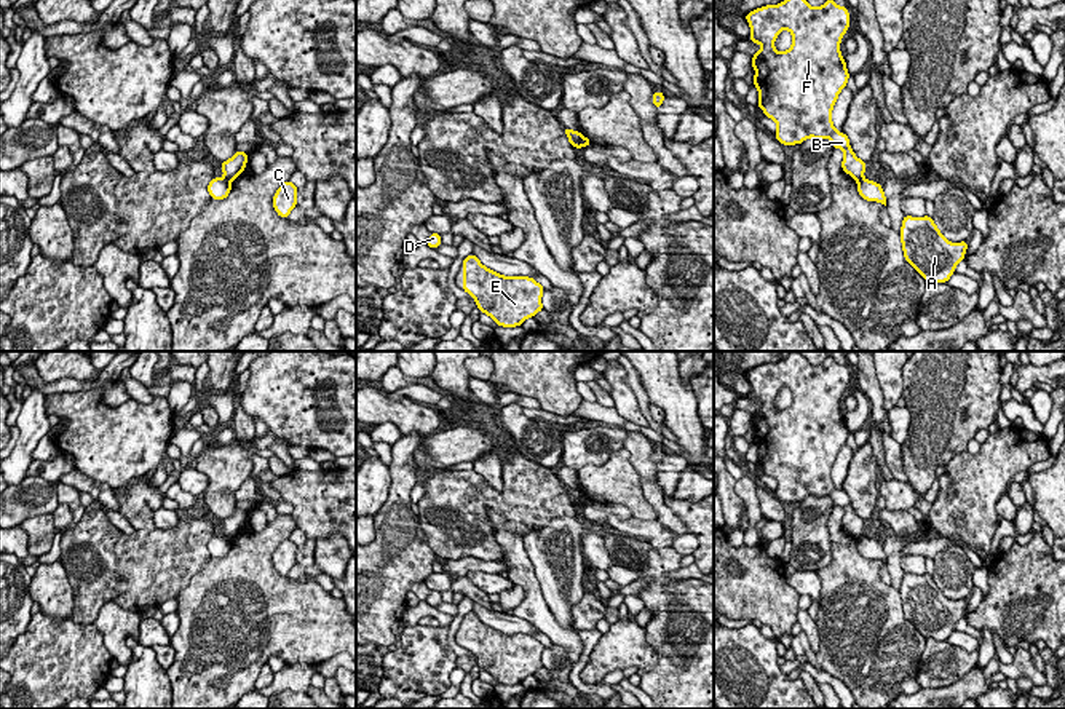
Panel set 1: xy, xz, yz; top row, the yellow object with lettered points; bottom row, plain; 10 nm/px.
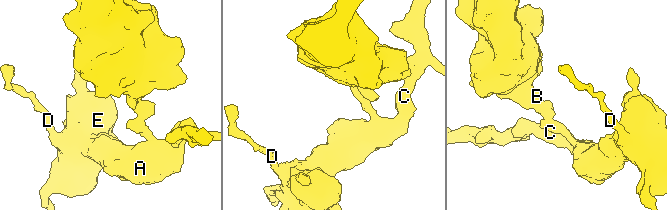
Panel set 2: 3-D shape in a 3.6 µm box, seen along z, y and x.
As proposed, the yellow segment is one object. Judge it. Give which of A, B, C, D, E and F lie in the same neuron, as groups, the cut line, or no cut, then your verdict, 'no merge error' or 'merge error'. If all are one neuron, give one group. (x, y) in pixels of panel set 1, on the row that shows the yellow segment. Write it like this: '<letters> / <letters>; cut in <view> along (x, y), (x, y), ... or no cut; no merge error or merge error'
A C D E / B F; cut in xy along (224, 178), (230, 182); merge error

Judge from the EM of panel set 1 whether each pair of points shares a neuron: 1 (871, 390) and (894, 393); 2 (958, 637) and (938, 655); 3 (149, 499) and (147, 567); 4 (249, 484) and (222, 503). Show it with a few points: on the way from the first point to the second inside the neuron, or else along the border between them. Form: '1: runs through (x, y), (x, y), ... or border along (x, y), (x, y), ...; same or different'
1: border along (874, 368), (883, 406), (888, 411); different
2: border along (946, 641), (969, 652), (977, 652); different
3: border along (155, 527), (136, 530); different
4: border along (251, 475), (237, 491), (235, 502); different

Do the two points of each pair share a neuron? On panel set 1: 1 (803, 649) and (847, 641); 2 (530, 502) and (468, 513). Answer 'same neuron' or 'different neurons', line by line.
1: different neurons
2: same neuron

